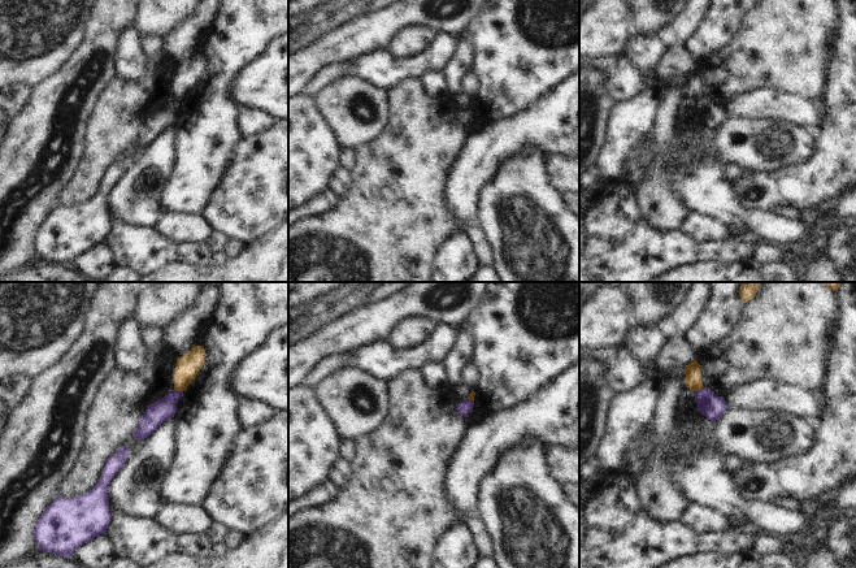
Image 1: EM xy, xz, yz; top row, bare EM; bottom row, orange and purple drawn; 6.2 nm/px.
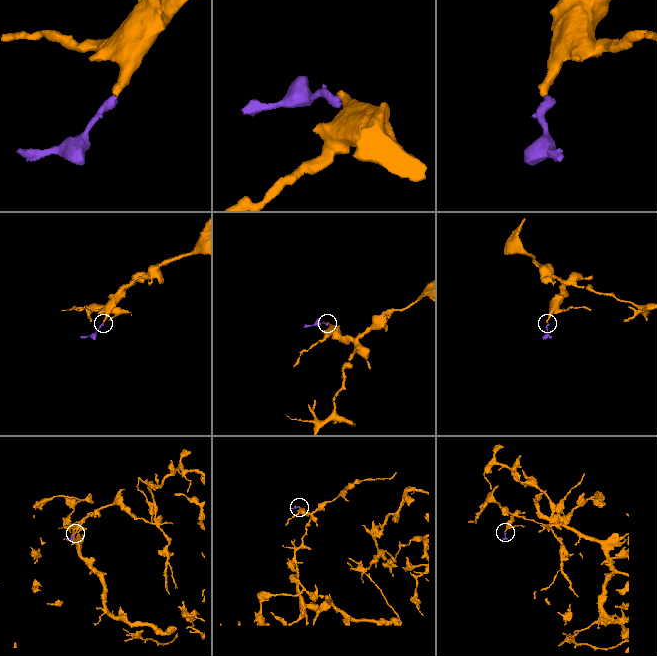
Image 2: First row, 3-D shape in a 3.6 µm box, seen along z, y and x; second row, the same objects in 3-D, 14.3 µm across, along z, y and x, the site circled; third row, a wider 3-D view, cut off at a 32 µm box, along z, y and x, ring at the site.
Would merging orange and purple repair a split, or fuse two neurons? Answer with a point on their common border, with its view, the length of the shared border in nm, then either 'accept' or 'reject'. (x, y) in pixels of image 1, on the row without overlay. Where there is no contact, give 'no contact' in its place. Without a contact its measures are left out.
xy (178, 99) | 60 nm | reject

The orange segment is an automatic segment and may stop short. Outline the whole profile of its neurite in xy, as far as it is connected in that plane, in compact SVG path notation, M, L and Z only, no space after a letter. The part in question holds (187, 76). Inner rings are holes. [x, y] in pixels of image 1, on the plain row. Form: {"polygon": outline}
{"polygon": "M192 55L182 66L177 66L173 79L174 99L186 100L205 70L205 58L201 55Z"}

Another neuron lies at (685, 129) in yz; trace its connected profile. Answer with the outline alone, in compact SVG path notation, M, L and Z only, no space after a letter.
M683 96L678 107L678 118L675 126L677 135L685 140L685 153L690 159L700 152L700 146L695 135L695 127L691 122L691 117L695 112L695 100Z

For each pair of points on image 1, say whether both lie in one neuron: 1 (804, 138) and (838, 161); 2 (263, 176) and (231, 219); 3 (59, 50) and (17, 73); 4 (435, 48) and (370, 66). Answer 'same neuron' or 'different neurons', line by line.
1: different neurons
2: same neuron
3: same neuron
4: same neuron

